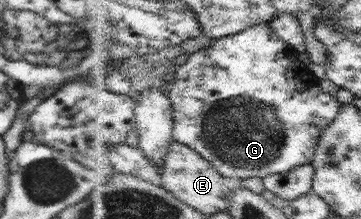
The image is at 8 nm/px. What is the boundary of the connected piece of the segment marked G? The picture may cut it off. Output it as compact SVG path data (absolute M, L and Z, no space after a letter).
M271 23L252 27L237 35L228 35L224 38L215 39L208 48L189 55L189 60L177 67L177 76L171 84L170 96L172 97L175 110L176 141L185 143L185 145L189 145L189 147L199 151L205 159L213 163L224 177L231 182L245 181L251 179L251 177L263 177L265 179L271 174L289 173L289 171L299 167L312 164L317 154L317 148L319 148L319 142L323 138L323 132L341 115L341 111L344 110L344 103L339 101L336 95L333 96L331 93L325 93L321 89L321 85L319 85L321 79L311 73L309 65L305 65L303 61L295 59L297 55L299 55L299 51L289 45L289 42L285 41L271 27Z

